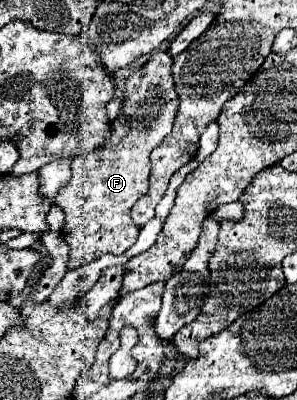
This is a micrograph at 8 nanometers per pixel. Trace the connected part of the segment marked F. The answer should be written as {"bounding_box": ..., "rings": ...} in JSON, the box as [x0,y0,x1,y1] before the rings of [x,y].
{"bounding_box":[54,50,178,270],"rings":[[[156,50],[142,68],[134,70],[134,74],[126,82],[128,100],[124,100],[124,108],[122,108],[120,116],[112,122],[112,138],[108,138],[108,144],[104,148],[92,152],[92,156],[80,156],[80,158],[72,160],[72,164],[70,164],[72,180],[70,180],[68,188],[64,188],[64,192],[60,192],[60,196],[56,196],[56,200],[54,200],[54,204],[60,206],[66,214],[66,222],[62,226],[62,236],[70,248],[68,270],[90,264],[92,260],[100,258],[102,254],[122,254],[138,240],[140,228],[132,222],[130,210],[132,210],[134,202],[140,196],[144,196],[148,190],[148,176],[150,176],[150,158],[148,156],[164,140],[164,136],[172,132],[172,124],[174,124],[176,110],[178,110],[178,96],[174,92],[170,68],[172,68],[172,58],[168,56],[168,52]]]}

